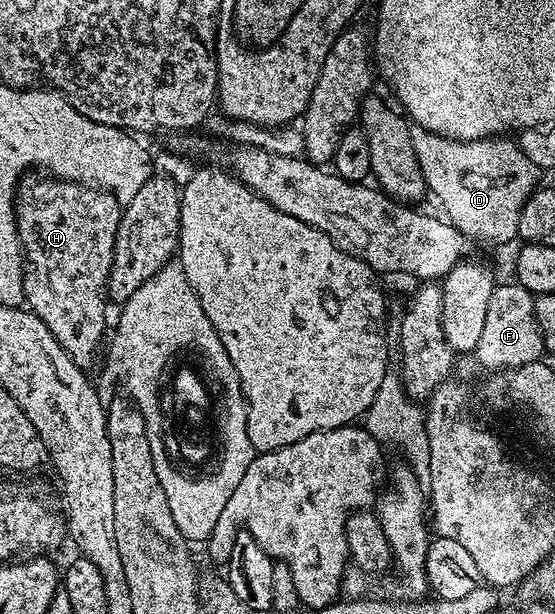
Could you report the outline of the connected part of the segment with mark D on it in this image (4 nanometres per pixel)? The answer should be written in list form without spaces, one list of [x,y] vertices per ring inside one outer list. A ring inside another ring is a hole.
[[[416,126],[410,127],[409,140],[413,144],[413,156],[421,159],[420,167],[427,175],[428,187],[433,187],[442,210],[446,212],[442,213],[450,224],[458,228],[466,238],[478,236],[481,240],[494,240],[497,244],[518,239],[517,231],[523,206],[539,187],[539,181],[537,181],[539,169],[535,162],[531,162],[531,158],[527,158],[527,154],[523,154],[520,146],[514,141],[512,144],[509,138],[452,140]]]

